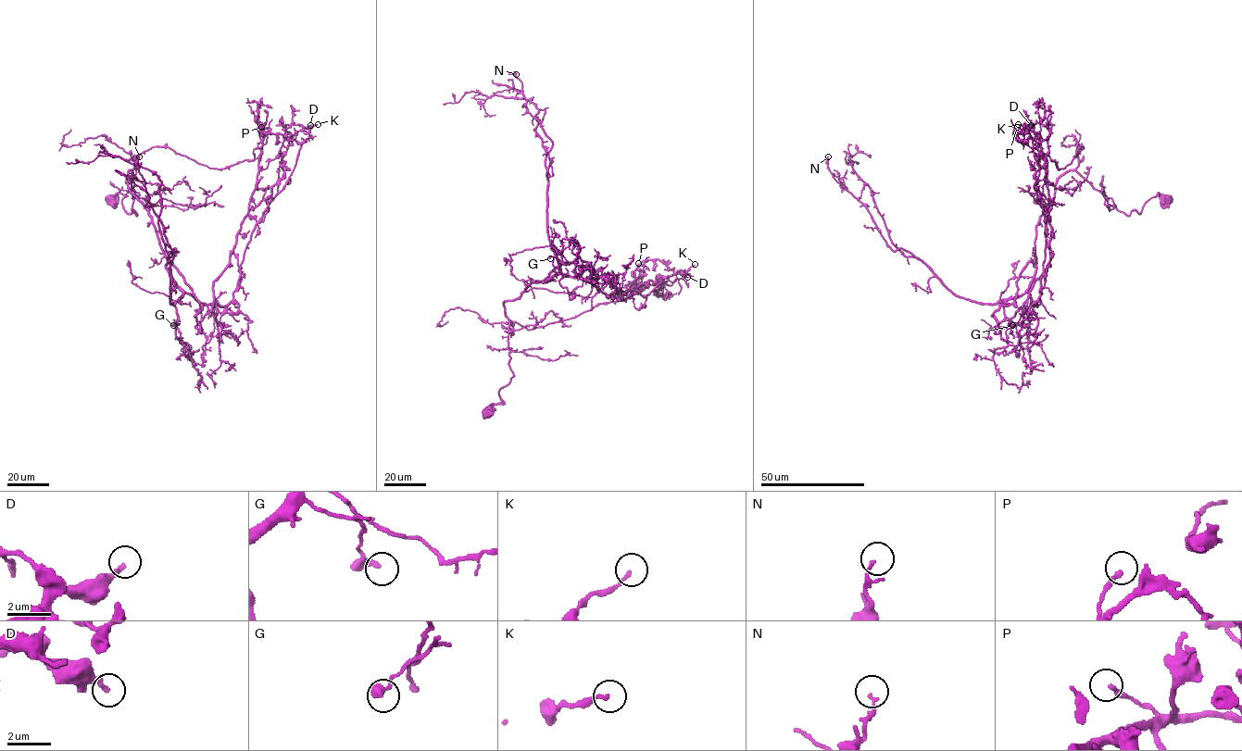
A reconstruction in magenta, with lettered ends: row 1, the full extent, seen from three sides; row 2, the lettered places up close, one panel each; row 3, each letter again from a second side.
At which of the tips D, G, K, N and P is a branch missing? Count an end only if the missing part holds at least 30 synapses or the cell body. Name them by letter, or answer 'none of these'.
none of these

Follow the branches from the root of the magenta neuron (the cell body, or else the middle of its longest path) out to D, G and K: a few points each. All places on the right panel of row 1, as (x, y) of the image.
D: (1167, 199), (1120, 211), (1075, 169), (1083, 146), (1060, 168), (1035, 148), (1036, 123), (1043, 207), (1031, 125)
G: (1167, 199), (1159, 193), (1126, 215), (1075, 170), (1064, 171), (1035, 228), (1030, 286), (1002, 303), (1012, 325)
K: (1167, 199), (1120, 211), (1036, 123), (1043, 207), (1018, 124)

